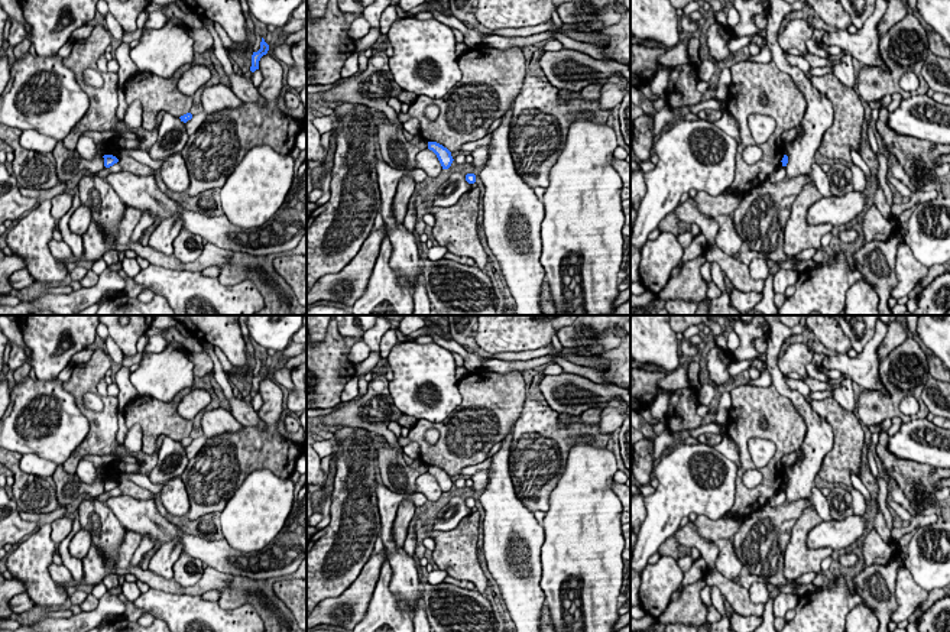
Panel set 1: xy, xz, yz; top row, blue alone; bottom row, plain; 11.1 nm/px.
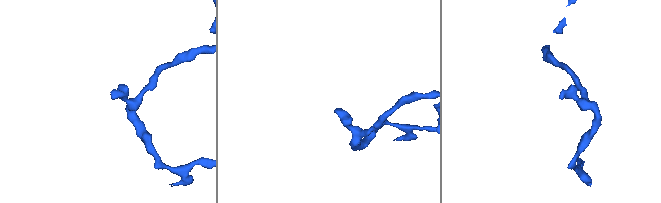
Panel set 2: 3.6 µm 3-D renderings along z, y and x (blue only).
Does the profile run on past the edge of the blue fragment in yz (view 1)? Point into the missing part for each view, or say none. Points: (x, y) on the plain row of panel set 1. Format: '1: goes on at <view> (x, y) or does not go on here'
1: does not go on here

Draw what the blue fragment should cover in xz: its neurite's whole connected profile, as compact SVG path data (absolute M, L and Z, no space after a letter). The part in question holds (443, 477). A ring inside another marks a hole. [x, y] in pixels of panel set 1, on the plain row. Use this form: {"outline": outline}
{"outline": "M428 466L428 473L437 479L442 493L448 493L451 490L454 483L447 471L437 466Z"}

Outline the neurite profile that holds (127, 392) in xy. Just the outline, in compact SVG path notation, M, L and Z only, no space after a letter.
M121 366L116 375L116 383L119 386L119 411L124 414L124 411L132 405L133 399L139 395L136 388L130 382L130 370L129 367Z

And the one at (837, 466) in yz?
M833 398L813 401L813 411L829 422L834 445L823 458L818 476L829 483L852 486L852 476L859 476L860 456L865 444L863 425L855 412L843 408Z

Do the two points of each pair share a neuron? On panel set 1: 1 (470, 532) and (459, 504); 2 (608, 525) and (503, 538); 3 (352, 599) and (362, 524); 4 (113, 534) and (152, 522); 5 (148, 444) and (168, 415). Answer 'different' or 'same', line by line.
1: different
2: different
3: different
4: different
5: same

